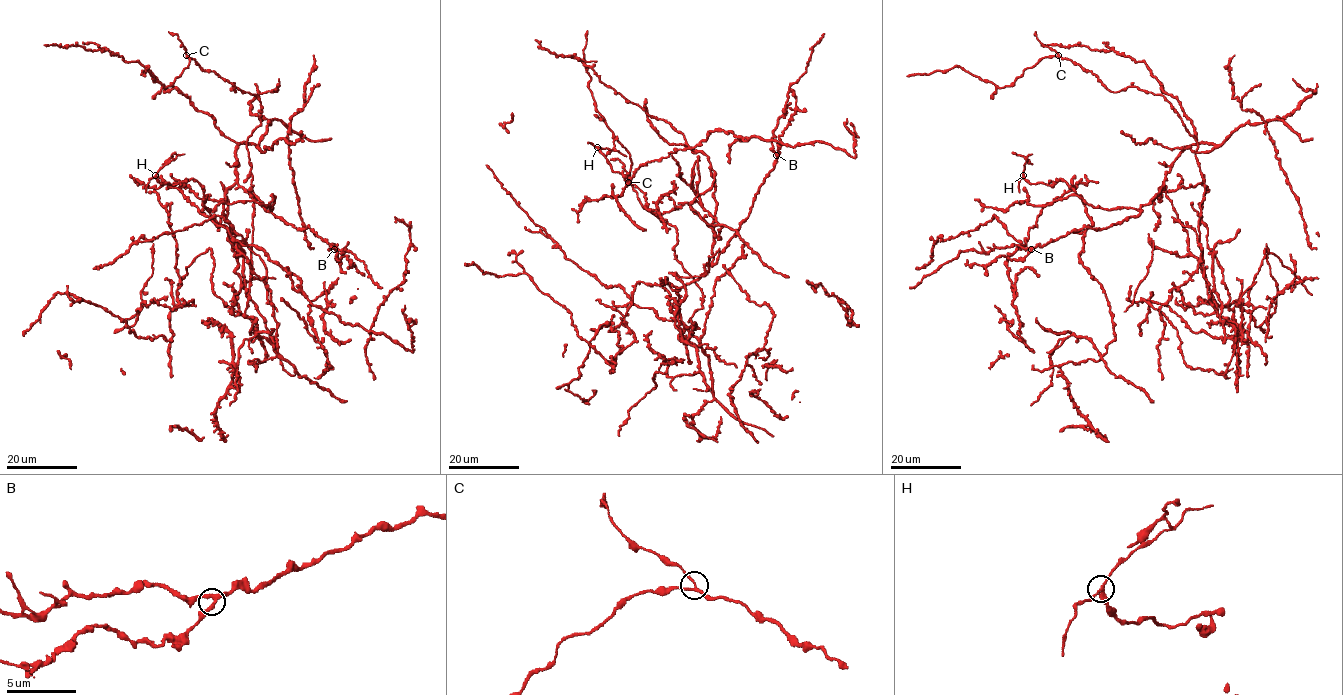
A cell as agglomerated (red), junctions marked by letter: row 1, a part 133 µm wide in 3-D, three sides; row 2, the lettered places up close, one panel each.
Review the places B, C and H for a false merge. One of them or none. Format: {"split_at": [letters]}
{"split_at": ["H"]}

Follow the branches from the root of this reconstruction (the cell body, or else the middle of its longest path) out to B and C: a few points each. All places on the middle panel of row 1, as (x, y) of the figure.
B: (715, 212), (713, 264), (749, 215), (759, 186), (773, 167), (776, 155)
C: (715, 212), (713, 260), (678, 292), (685, 324), (702, 306), (702, 289), (674, 255), (677, 229), (628, 182)

